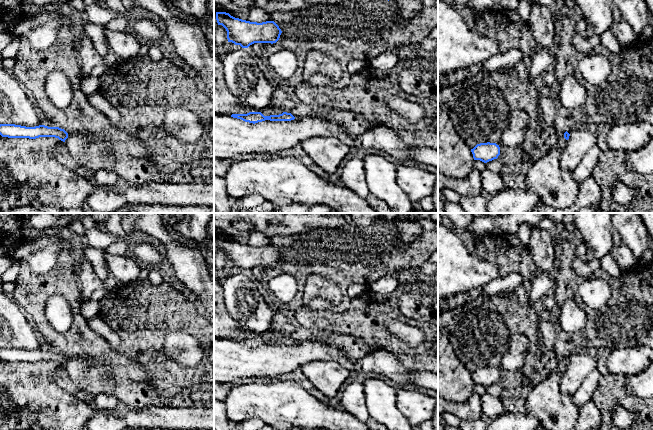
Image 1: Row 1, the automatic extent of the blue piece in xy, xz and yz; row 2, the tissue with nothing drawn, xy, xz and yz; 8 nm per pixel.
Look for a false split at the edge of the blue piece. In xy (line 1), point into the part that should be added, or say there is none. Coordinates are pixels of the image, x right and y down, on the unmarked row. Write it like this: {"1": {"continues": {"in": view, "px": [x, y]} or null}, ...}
{"1": {"continues": null}}

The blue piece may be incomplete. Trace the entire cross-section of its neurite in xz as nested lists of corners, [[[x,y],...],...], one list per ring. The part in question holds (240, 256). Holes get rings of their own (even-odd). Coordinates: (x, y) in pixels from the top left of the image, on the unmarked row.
[[[216,236],[218,249],[227,255],[228,266],[248,272],[254,267],[276,267],[282,257],[274,245],[262,247],[235,242],[226,236]]]

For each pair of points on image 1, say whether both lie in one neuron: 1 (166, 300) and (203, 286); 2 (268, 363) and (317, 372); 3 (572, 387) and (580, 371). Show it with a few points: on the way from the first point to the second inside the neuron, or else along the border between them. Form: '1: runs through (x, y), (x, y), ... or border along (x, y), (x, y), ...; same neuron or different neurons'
1: border along (192, 298), (203, 313); different neurons
2: border along (324, 361), (309, 361), (301, 367); different neurons
3: runs through (572, 383), (572, 379), (576, 375); same neuron

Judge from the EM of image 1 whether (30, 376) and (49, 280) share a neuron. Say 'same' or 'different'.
different

